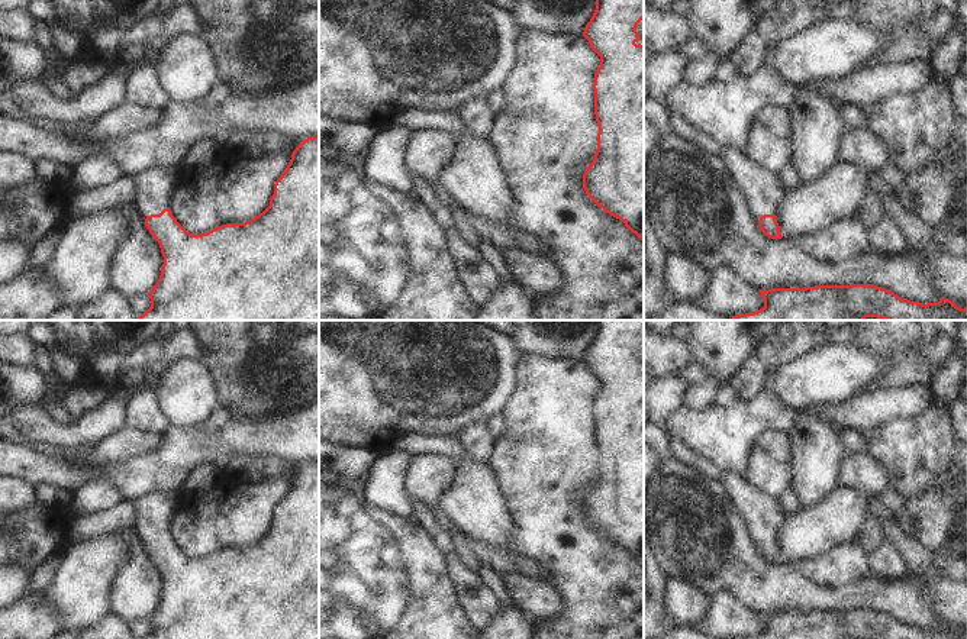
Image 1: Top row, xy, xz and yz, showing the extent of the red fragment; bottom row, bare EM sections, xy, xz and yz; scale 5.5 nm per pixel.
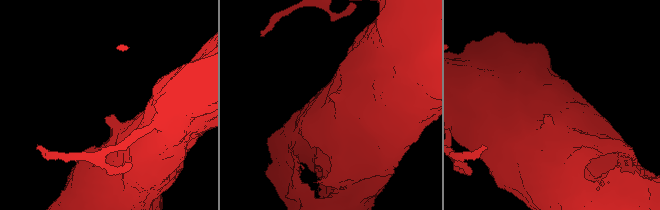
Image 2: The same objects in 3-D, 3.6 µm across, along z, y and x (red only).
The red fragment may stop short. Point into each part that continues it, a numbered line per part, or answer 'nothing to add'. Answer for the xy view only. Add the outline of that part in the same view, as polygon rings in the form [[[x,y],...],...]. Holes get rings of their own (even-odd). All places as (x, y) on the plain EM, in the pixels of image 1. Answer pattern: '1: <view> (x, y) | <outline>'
1: xy (154, 512) | [[[178,488],[168,493],[148,494],[136,498],[135,526],[138,536],[151,540],[170,533],[170,522],[175,513]]]

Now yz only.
1: yz (763, 515) | [[[723,472],[722,483],[751,536],[760,542],[764,539],[776,539],[781,525],[789,517],[783,511],[779,498],[755,490],[744,475],[734,472]]]

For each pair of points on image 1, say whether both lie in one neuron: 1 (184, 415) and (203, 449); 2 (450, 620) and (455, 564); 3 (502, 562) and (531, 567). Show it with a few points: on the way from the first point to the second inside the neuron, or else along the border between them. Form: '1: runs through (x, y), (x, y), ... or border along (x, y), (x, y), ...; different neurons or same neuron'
1: border along (170, 425), (194, 426); different neurons
2: border along (444, 560), (458, 604), (467, 616); different neurons
3: runs through (509, 562), (524, 565); same neuron

